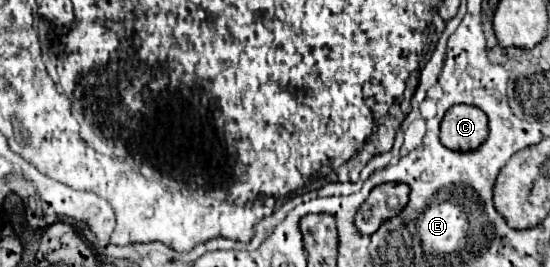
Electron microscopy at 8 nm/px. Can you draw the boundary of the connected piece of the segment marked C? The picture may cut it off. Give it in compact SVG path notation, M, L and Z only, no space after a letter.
M452 106L440 124L440 142L450 150L474 150L488 134L488 118L476 106Z

